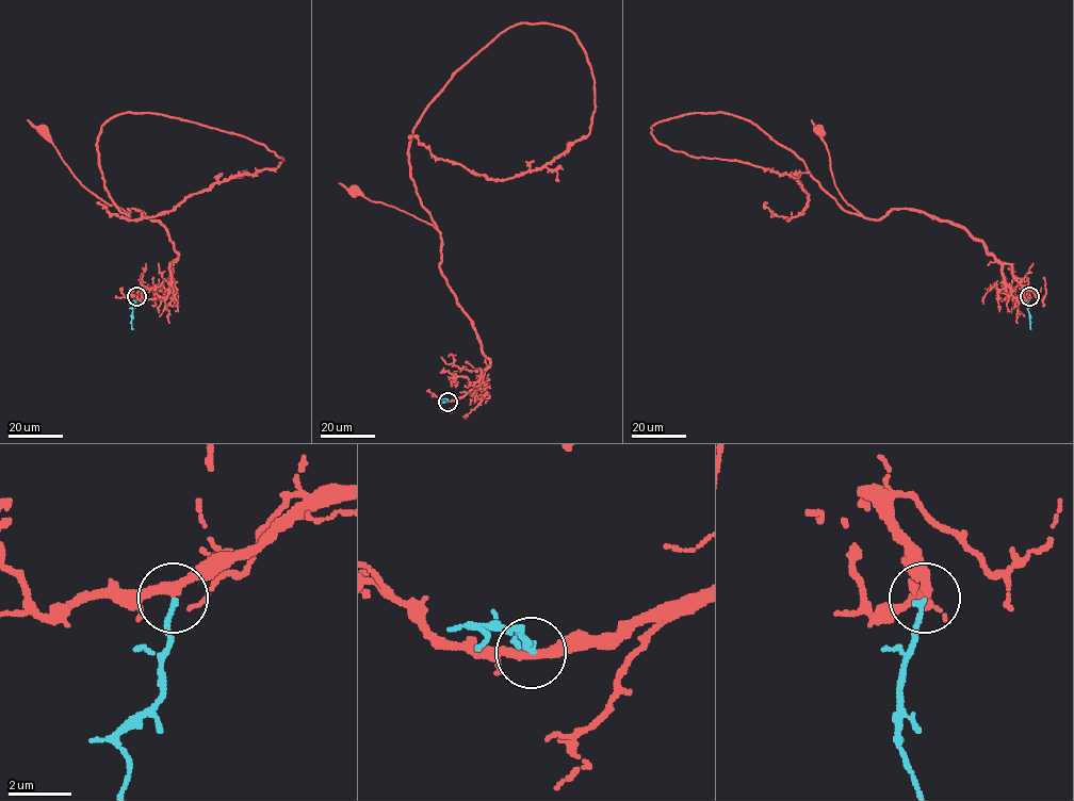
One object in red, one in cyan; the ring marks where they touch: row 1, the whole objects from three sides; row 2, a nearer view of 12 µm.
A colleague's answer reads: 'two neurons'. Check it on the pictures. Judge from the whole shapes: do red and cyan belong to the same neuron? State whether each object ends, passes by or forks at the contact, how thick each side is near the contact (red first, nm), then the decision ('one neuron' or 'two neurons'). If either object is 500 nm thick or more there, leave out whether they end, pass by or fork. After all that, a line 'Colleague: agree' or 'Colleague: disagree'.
red passes by | cyan ends | 280/140 nm | one neuron
Colleague: disagree

